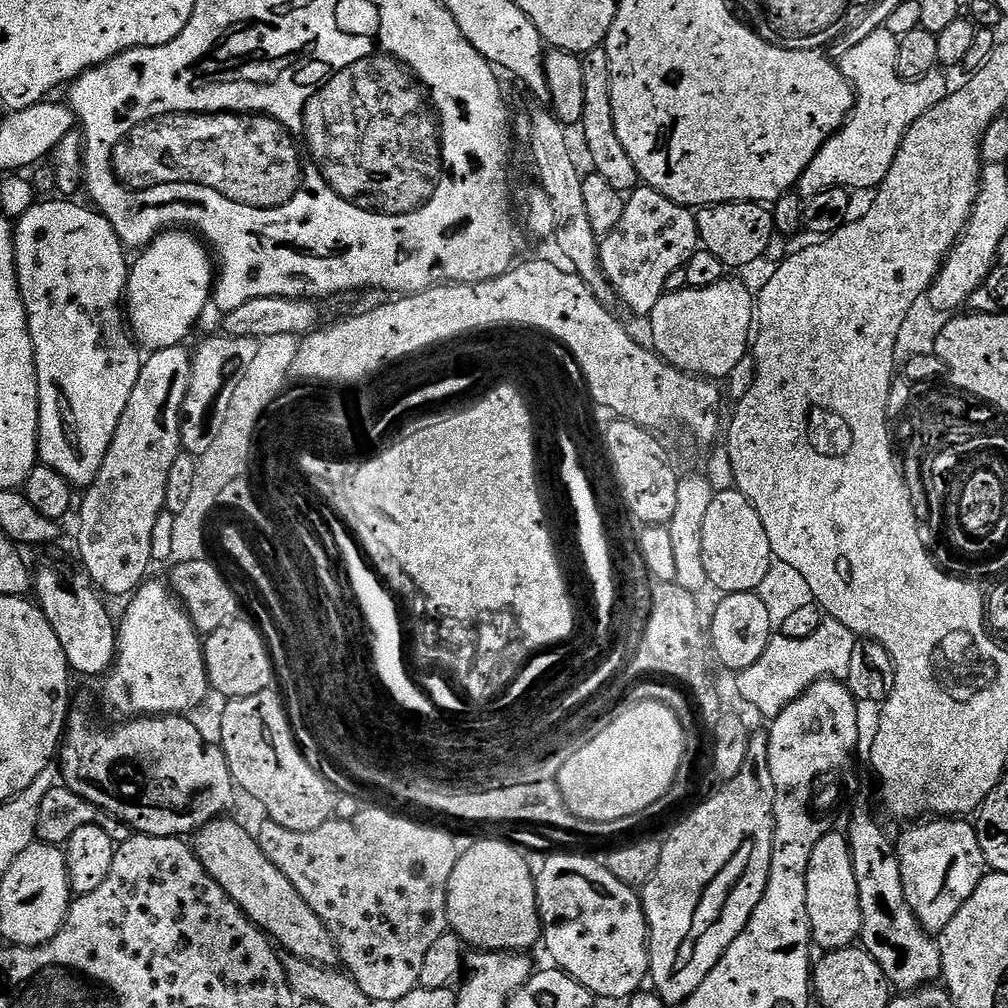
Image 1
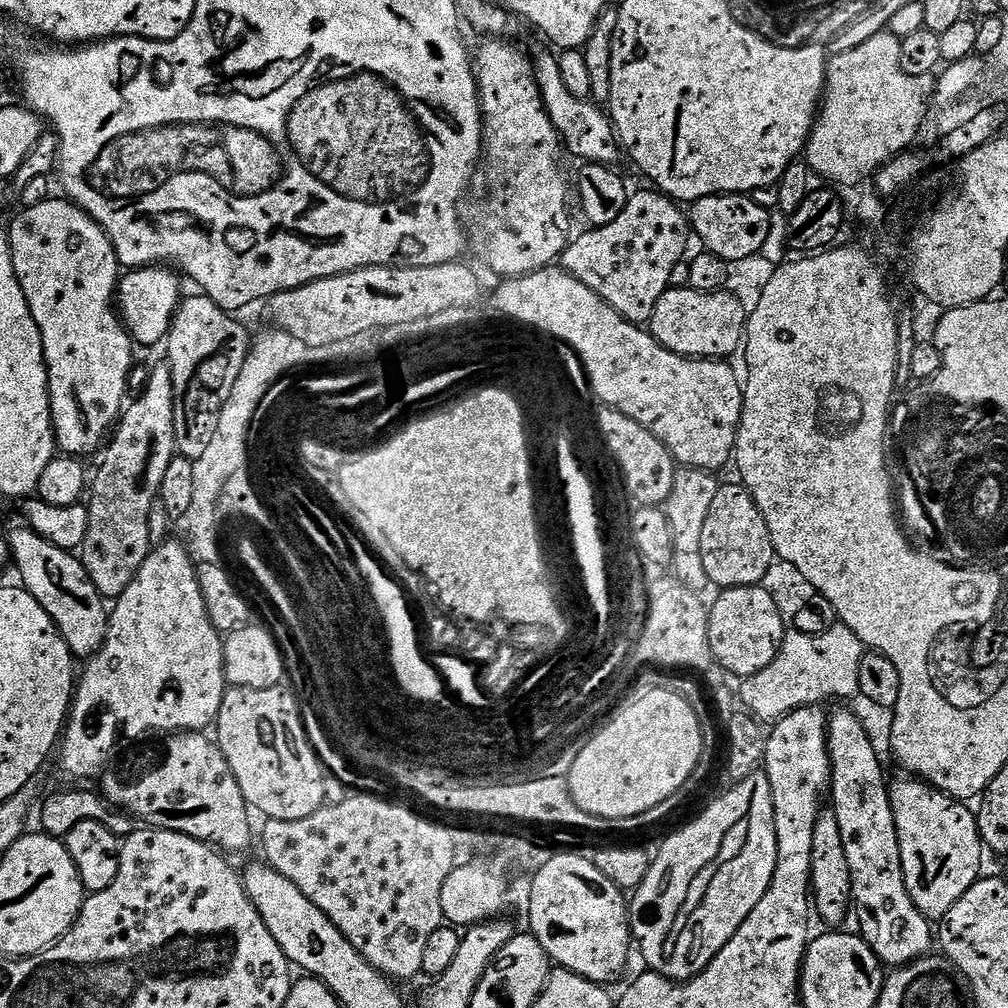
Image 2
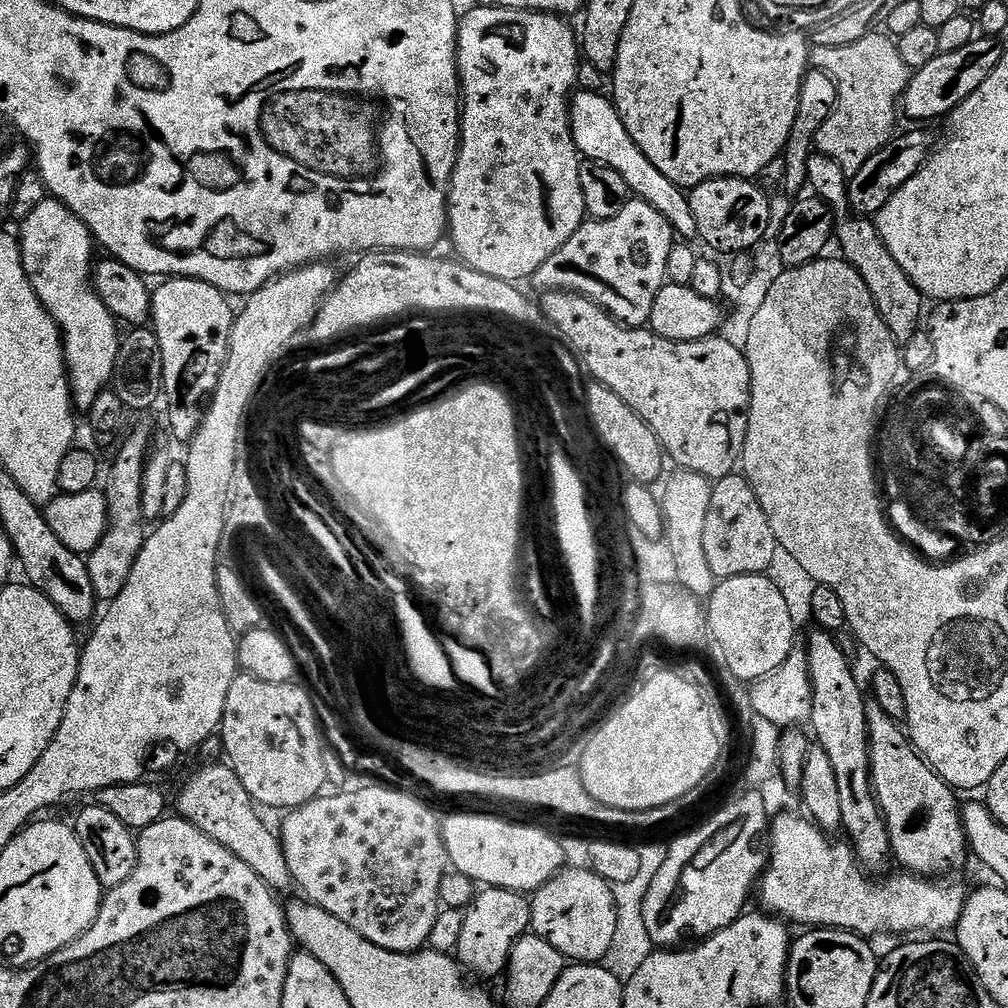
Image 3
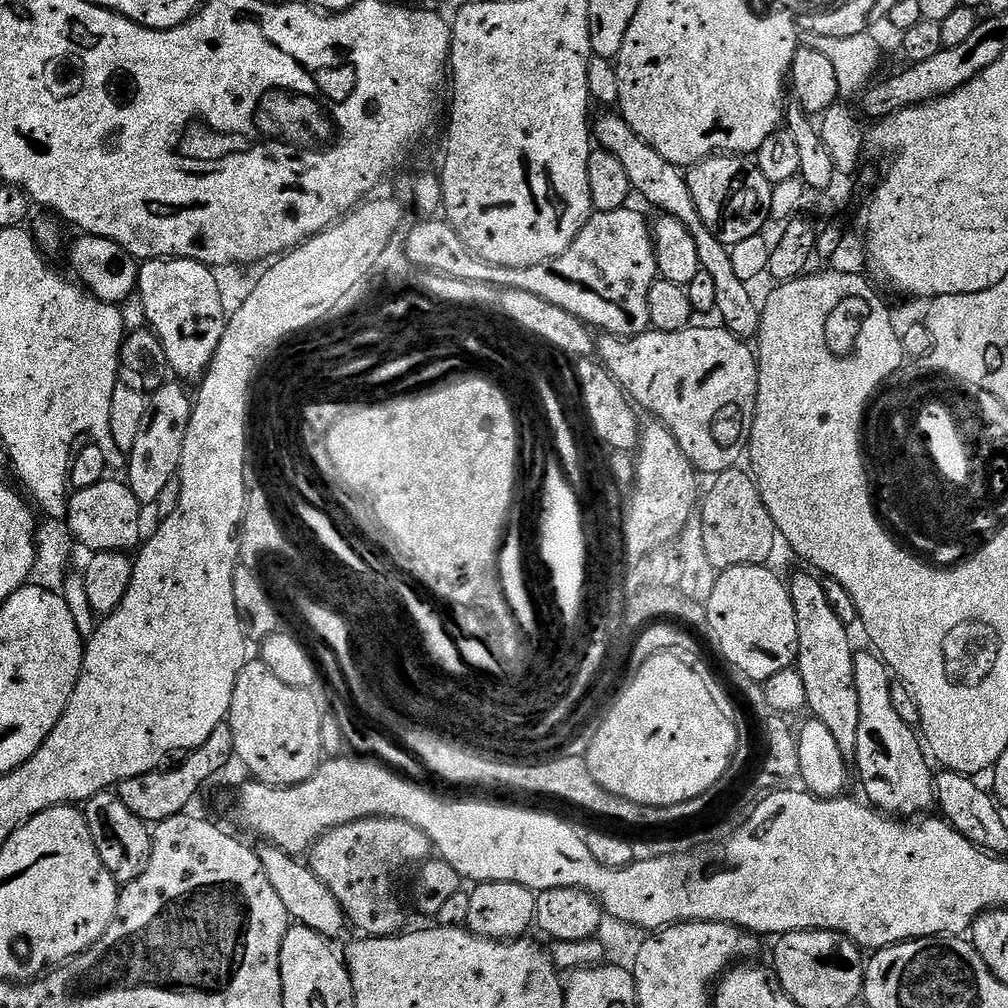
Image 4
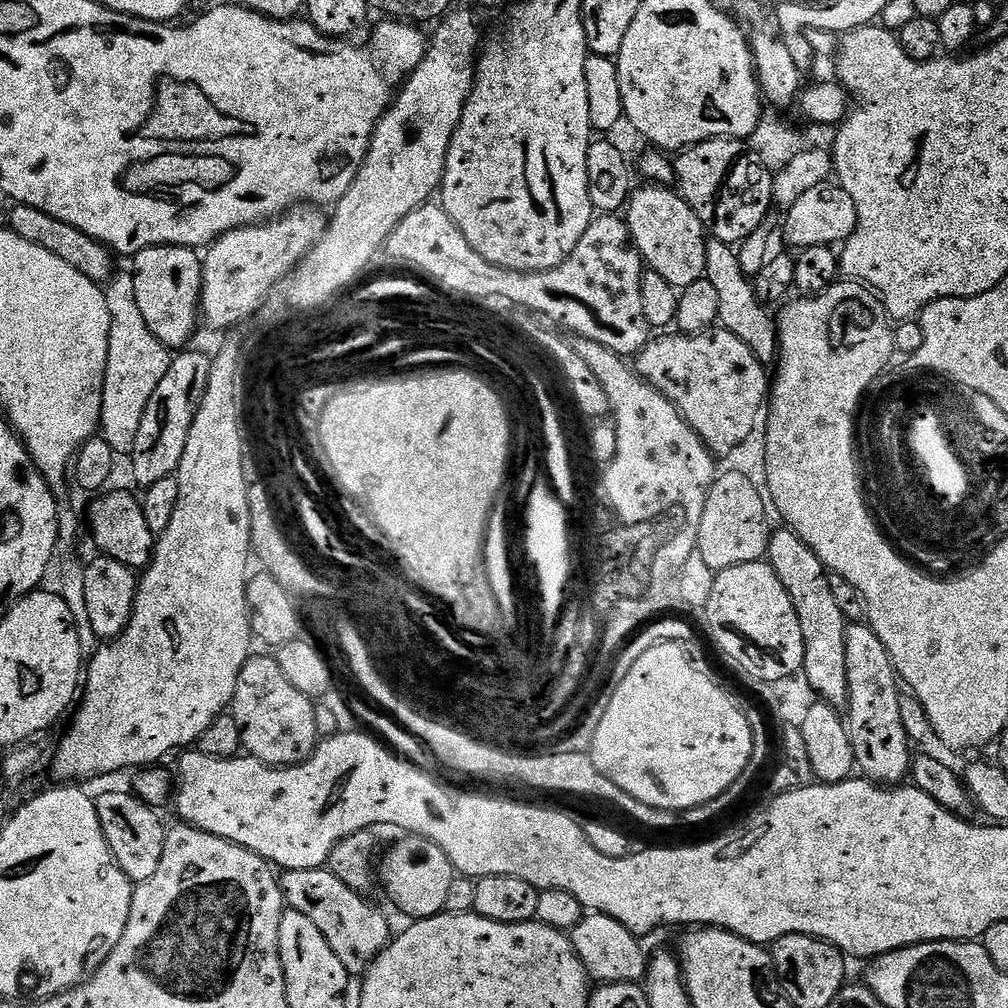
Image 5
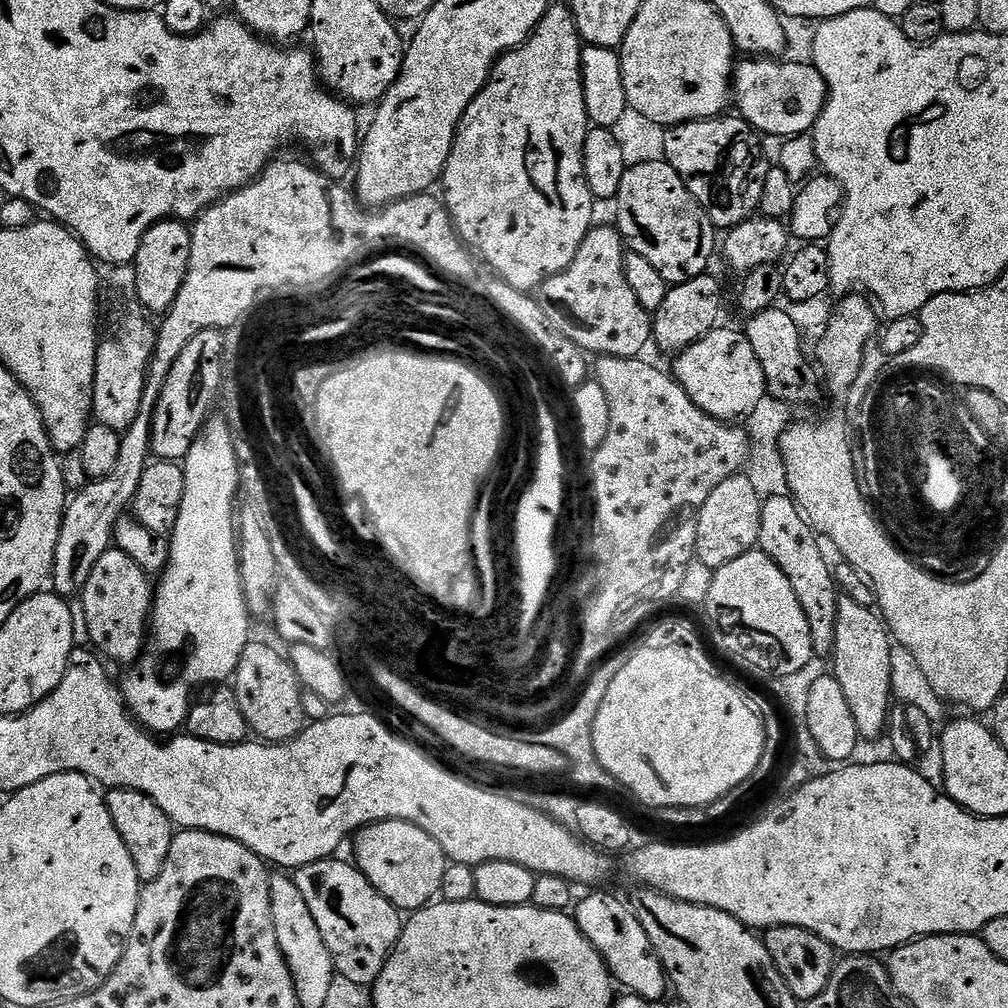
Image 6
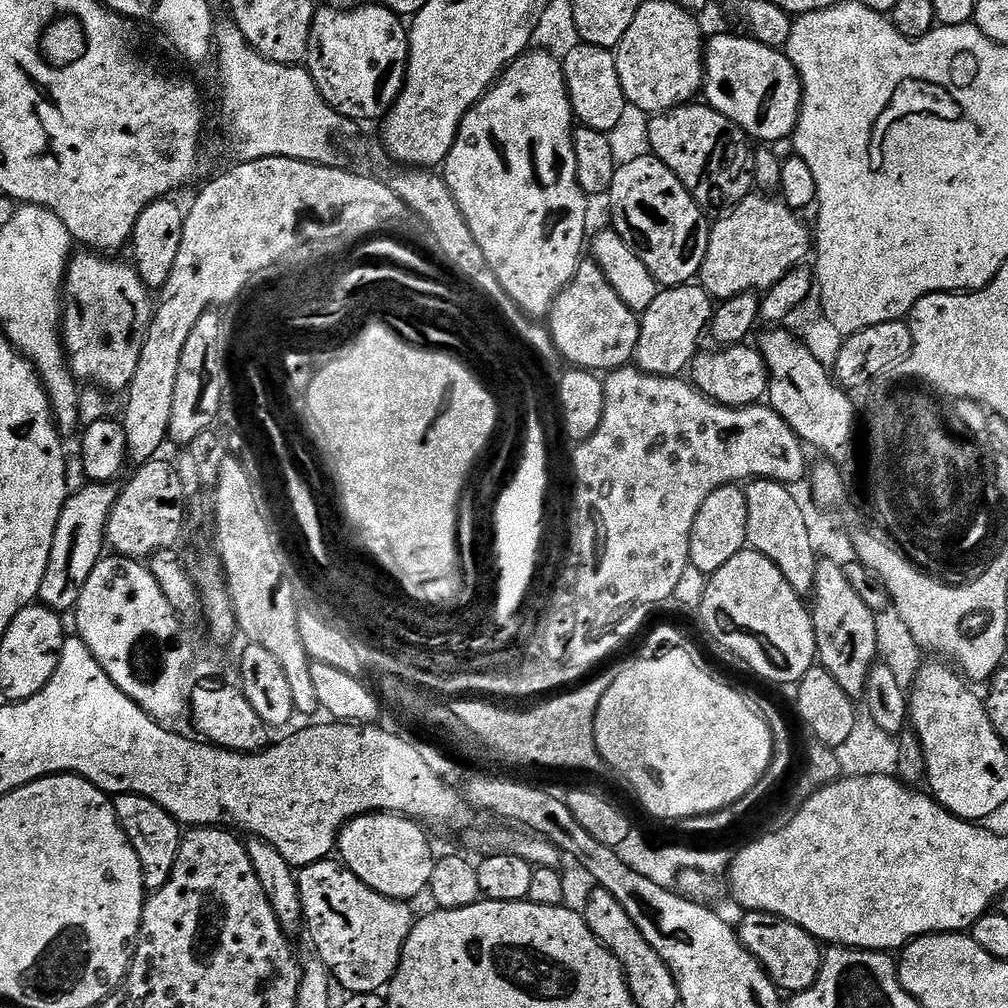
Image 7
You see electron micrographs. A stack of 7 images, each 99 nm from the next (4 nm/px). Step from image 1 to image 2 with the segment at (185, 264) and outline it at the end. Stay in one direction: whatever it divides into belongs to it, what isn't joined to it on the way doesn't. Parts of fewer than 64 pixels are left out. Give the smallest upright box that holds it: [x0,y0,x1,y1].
[118,266,182,345]

